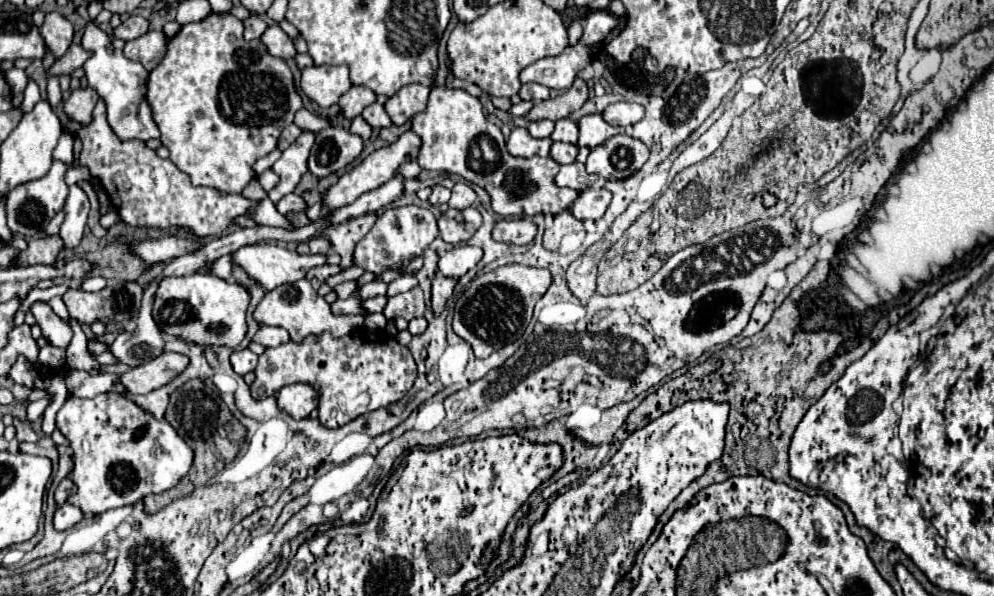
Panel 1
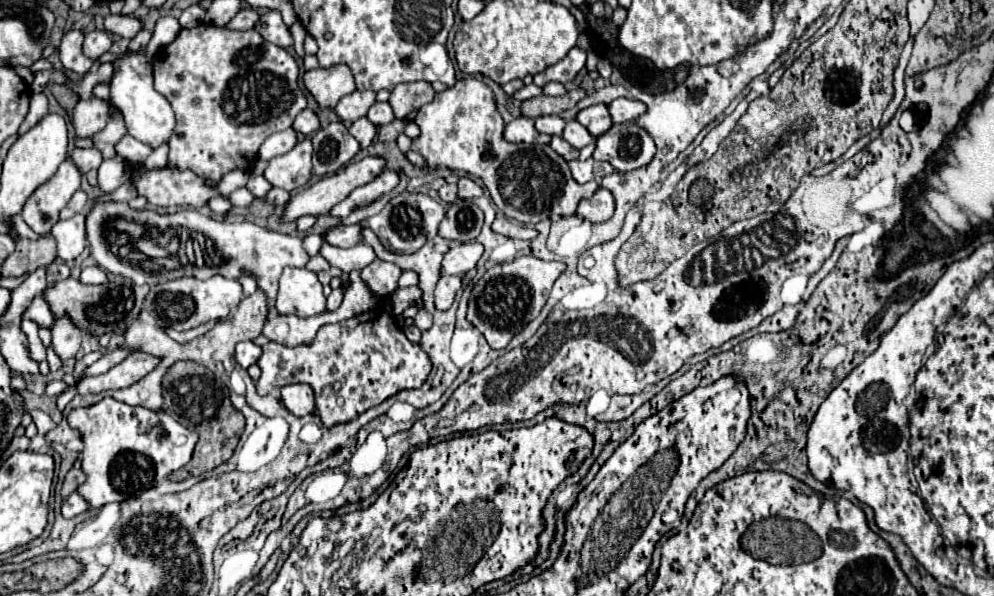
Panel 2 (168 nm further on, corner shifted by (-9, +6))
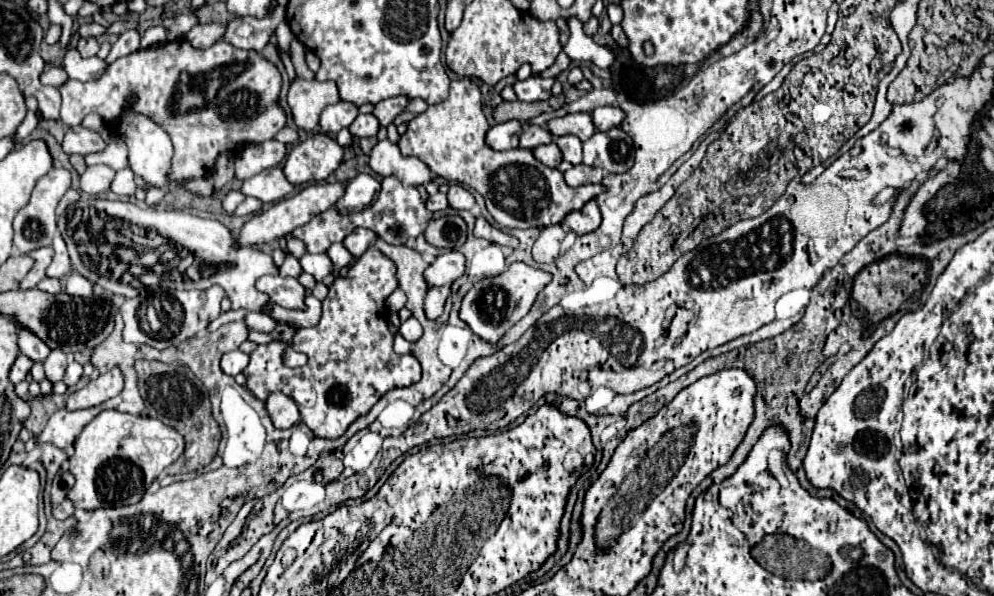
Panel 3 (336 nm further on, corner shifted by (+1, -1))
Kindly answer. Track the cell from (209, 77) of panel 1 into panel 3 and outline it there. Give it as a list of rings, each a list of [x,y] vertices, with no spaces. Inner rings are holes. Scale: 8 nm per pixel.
[[[181,39],[121,57],[95,81],[83,83],[69,79],[61,87],[61,121],[73,127],[81,125],[85,115],[99,113],[99,117],[117,131],[127,107],[127,97],[133,95],[133,111],[153,119],[171,137],[175,147],[175,177],[195,179],[207,177],[213,171],[221,151],[235,153],[237,147],[247,141],[269,141],[285,127],[287,117],[279,107],[279,91],[281,75],[277,67],[259,53],[237,49],[225,41],[217,41],[209,49],[195,49]],[[183,79],[185,91],[203,93],[203,101],[197,107],[183,103]]]

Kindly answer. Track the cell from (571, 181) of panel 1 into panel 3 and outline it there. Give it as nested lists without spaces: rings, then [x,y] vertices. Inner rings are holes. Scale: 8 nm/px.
[[[575,165],[569,171],[565,171],[565,181],[569,187],[579,187],[585,183],[593,183],[595,179],[591,177],[591,167],[585,165]]]

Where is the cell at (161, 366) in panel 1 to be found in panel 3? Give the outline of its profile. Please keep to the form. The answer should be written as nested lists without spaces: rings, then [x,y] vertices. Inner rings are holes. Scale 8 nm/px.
[[[113,367],[111,371],[99,375],[97,379],[91,379],[81,391],[71,393],[65,409],[77,411],[77,409],[89,409],[101,405],[103,401],[119,395],[121,389],[123,389],[123,375],[117,367]]]

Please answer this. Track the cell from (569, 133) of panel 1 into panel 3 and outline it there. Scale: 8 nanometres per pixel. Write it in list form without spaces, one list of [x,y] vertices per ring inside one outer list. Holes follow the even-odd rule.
[[[563,135],[563,137],[557,137],[555,143],[559,145],[565,161],[569,161],[571,165],[579,165],[581,163],[581,141],[579,141],[579,137]]]

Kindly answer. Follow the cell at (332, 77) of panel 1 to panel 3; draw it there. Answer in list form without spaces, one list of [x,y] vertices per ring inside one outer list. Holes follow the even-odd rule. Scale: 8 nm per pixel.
[[[295,79],[287,93],[287,105],[291,107],[293,121],[303,131],[313,131],[319,123],[321,111],[339,101],[339,91],[333,81],[303,81]]]

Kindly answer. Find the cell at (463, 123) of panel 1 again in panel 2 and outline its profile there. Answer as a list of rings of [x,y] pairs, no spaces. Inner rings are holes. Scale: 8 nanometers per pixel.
[[[459,80],[455,86],[447,88],[445,92],[435,94],[433,102],[423,106],[417,116],[415,124],[421,128],[421,136],[413,140],[411,150],[419,152],[427,166],[445,166],[451,170],[461,170],[471,176],[479,176],[483,184],[487,186],[493,202],[497,208],[507,216],[523,224],[537,224],[545,216],[571,216],[577,210],[579,200],[591,198],[593,192],[599,188],[595,180],[589,184],[577,184],[569,172],[567,162],[551,150],[551,146],[541,146],[541,144],[509,144],[503,138],[505,123],[501,114],[495,108],[493,92],[487,84],[481,80]]]

